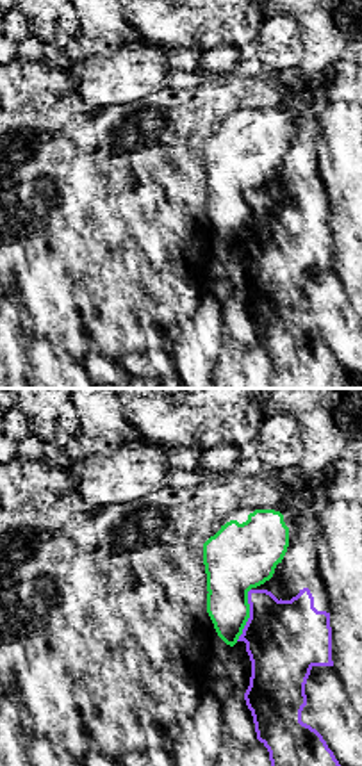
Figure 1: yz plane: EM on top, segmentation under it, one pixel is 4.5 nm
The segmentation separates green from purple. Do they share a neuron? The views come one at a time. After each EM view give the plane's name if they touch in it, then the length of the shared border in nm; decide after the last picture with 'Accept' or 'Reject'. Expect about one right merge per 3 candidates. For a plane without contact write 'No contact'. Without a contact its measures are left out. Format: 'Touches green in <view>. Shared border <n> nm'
Touches green in yz. Shared border 240 nm

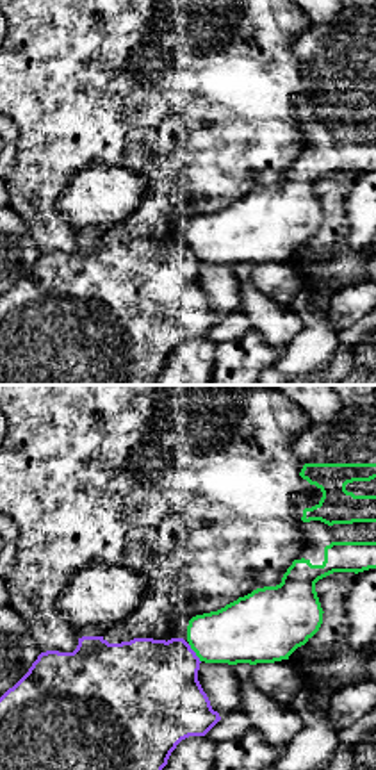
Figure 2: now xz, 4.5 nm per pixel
Touches green in xz. Shared border 110 nm

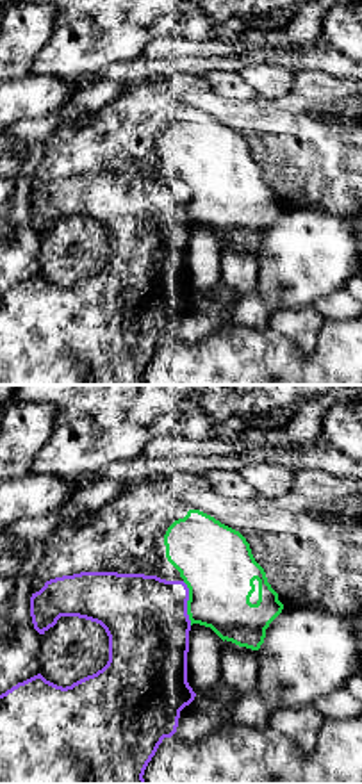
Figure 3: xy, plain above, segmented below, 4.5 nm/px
Touches green in xy. Shared border 200 nm

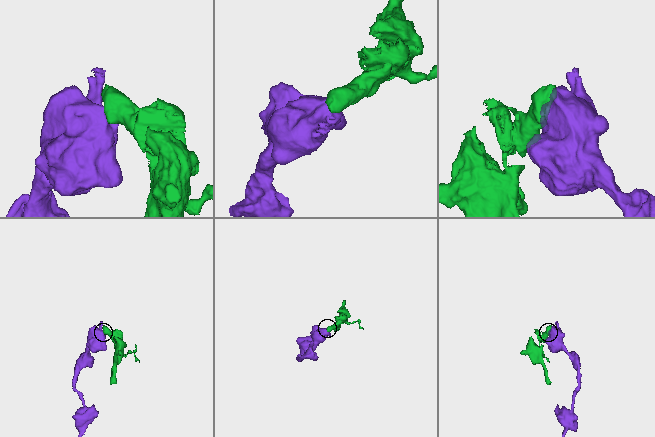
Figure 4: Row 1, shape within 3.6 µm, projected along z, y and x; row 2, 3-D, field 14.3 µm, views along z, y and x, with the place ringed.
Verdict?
Reject

